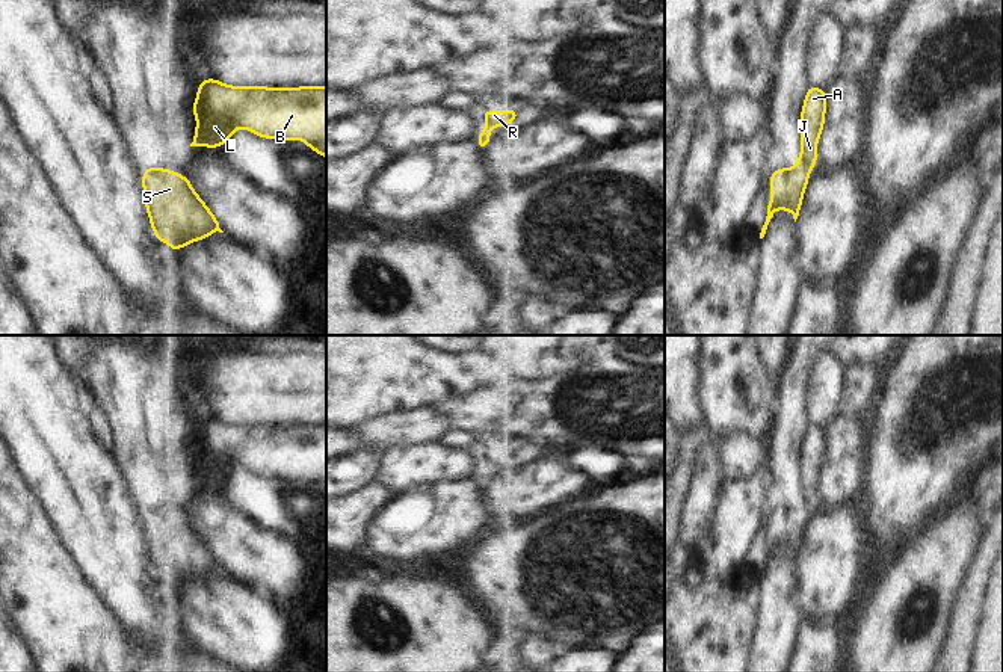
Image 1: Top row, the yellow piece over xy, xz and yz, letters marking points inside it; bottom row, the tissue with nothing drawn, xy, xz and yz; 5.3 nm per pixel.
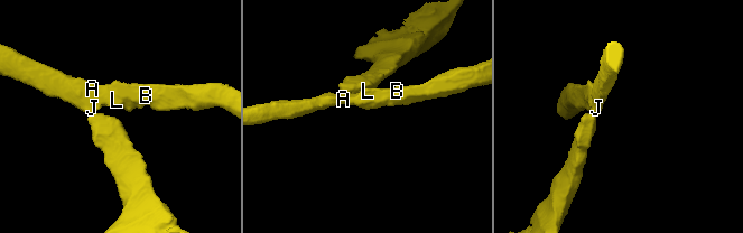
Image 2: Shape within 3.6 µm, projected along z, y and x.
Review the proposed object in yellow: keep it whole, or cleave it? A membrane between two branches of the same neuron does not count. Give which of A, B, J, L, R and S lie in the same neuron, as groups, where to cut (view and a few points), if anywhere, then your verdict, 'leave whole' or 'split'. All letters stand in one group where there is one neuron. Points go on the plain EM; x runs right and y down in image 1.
A B J L / R S; cut in yz along (793, 505), (807, 512); split

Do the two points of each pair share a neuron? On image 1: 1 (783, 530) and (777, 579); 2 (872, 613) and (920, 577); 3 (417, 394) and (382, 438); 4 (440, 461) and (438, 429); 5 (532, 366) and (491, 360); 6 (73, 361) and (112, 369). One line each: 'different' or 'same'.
1: different
2: same
3: different
4: different
5: different
6: different

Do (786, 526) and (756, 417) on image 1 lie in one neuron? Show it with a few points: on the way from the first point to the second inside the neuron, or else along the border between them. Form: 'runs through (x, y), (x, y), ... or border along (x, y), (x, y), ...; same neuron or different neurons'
border along (777, 402), (768, 440); different neurons

